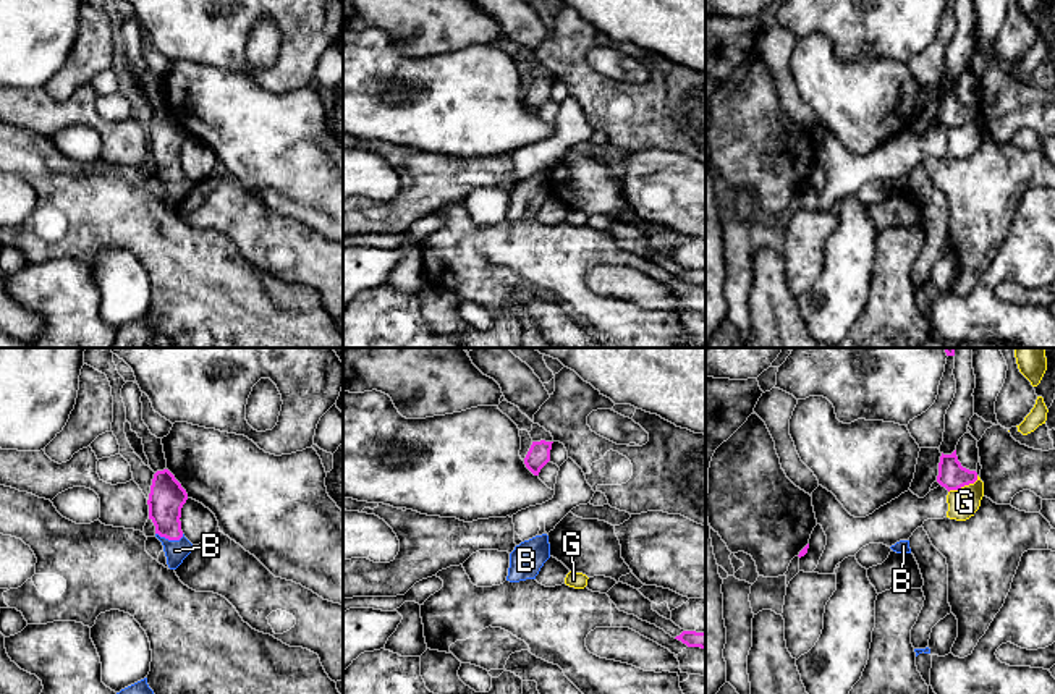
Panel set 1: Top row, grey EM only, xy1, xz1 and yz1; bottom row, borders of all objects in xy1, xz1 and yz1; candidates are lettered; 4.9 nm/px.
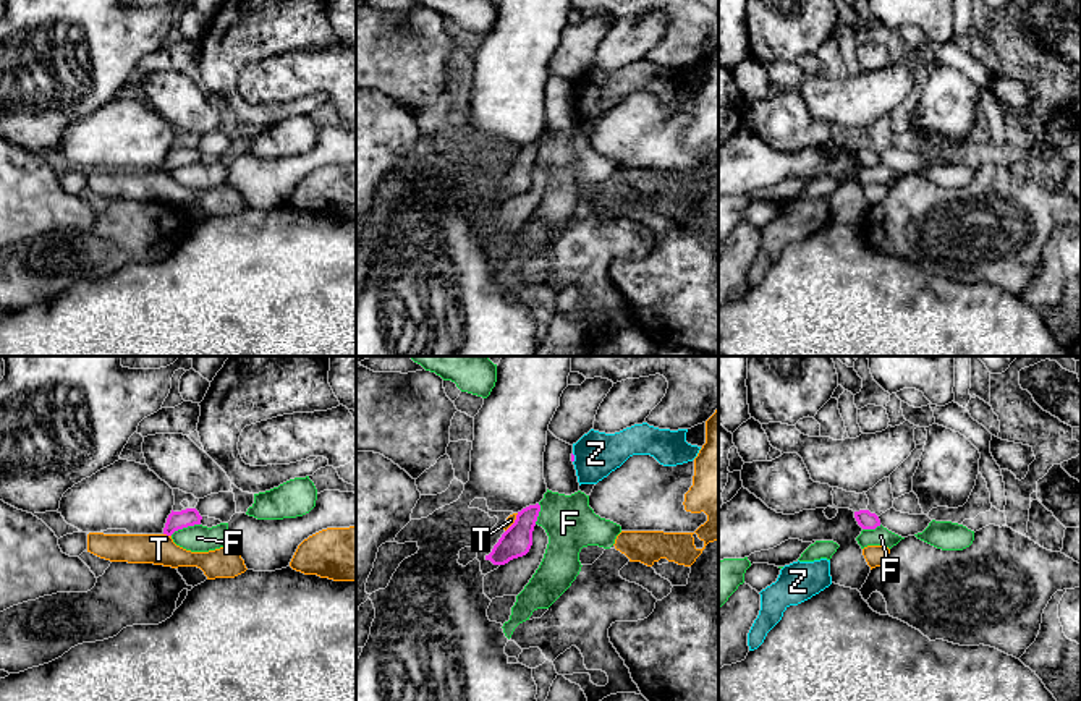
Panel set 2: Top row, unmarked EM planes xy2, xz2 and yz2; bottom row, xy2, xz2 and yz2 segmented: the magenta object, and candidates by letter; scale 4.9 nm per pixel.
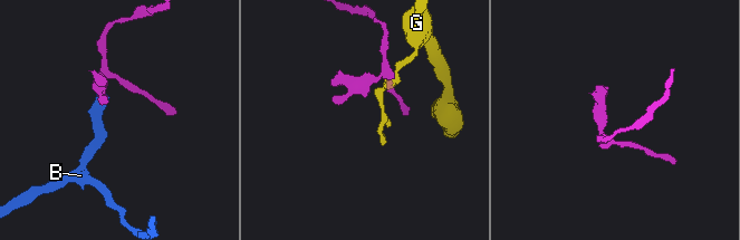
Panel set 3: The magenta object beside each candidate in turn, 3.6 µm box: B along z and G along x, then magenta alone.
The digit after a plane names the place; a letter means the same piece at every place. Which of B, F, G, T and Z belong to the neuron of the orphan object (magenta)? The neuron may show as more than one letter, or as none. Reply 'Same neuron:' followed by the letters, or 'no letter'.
Same neuron: B

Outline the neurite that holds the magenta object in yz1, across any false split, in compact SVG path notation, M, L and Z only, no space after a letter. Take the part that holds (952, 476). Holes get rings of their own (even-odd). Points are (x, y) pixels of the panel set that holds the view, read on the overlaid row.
M956 450L951 455L940 456L937 482L950 490L958 490L964 485L974 484L977 472L961 466Z

